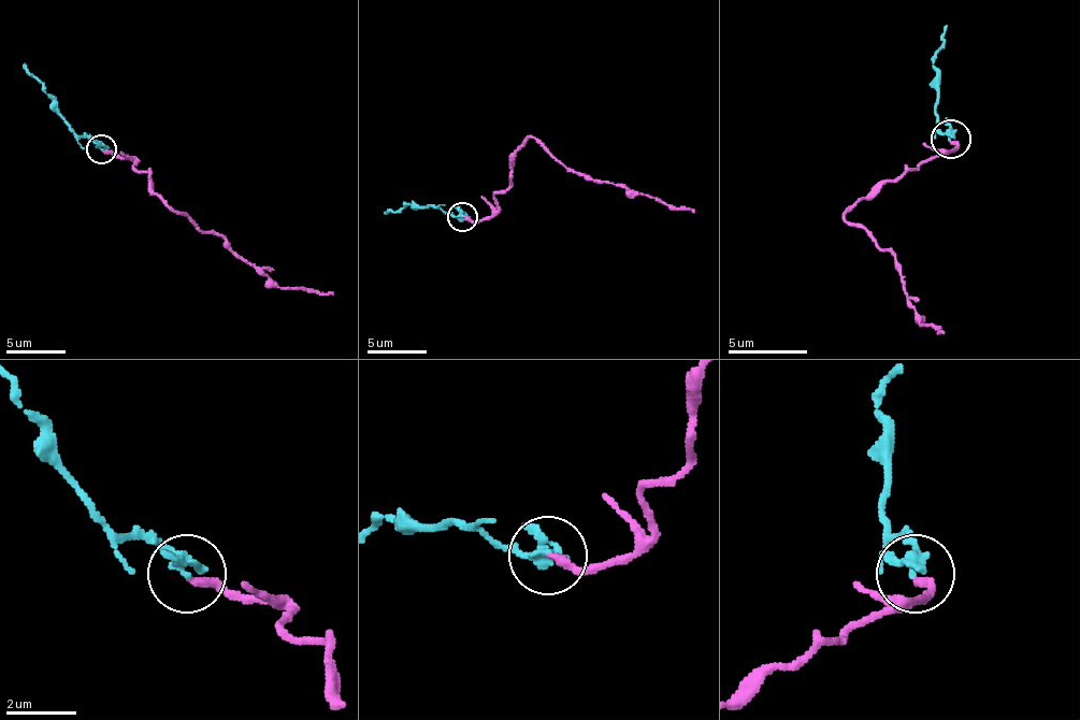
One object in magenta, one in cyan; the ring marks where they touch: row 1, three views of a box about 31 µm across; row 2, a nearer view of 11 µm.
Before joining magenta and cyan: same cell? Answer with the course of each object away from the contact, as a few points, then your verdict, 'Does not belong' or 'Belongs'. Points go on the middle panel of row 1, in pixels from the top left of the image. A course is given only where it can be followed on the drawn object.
Course of magenta: (463, 217), (480, 220), (492, 214), (495, 197), (510, 185), (510, 158), (531, 138), (584, 176), (693, 212). Course of cyan: (463, 217), (433, 205), (404, 205), (387, 214). Does not belong

